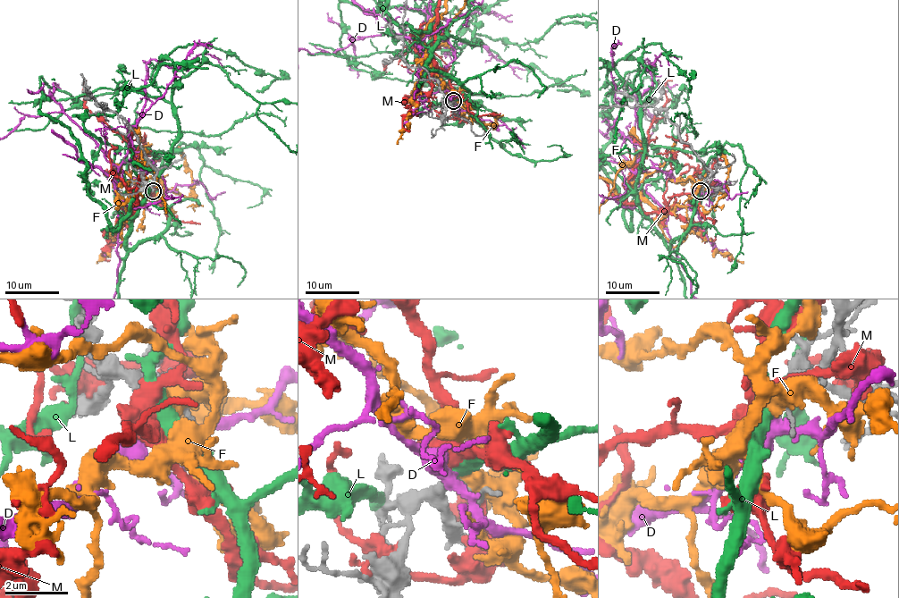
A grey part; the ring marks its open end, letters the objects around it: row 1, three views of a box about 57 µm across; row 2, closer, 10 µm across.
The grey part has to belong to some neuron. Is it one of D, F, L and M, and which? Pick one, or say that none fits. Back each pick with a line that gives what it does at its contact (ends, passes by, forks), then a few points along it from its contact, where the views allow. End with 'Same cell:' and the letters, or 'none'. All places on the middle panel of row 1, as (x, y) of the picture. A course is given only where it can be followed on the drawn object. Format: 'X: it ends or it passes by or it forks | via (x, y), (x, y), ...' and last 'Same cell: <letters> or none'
D: it passes by
Same cell: D

